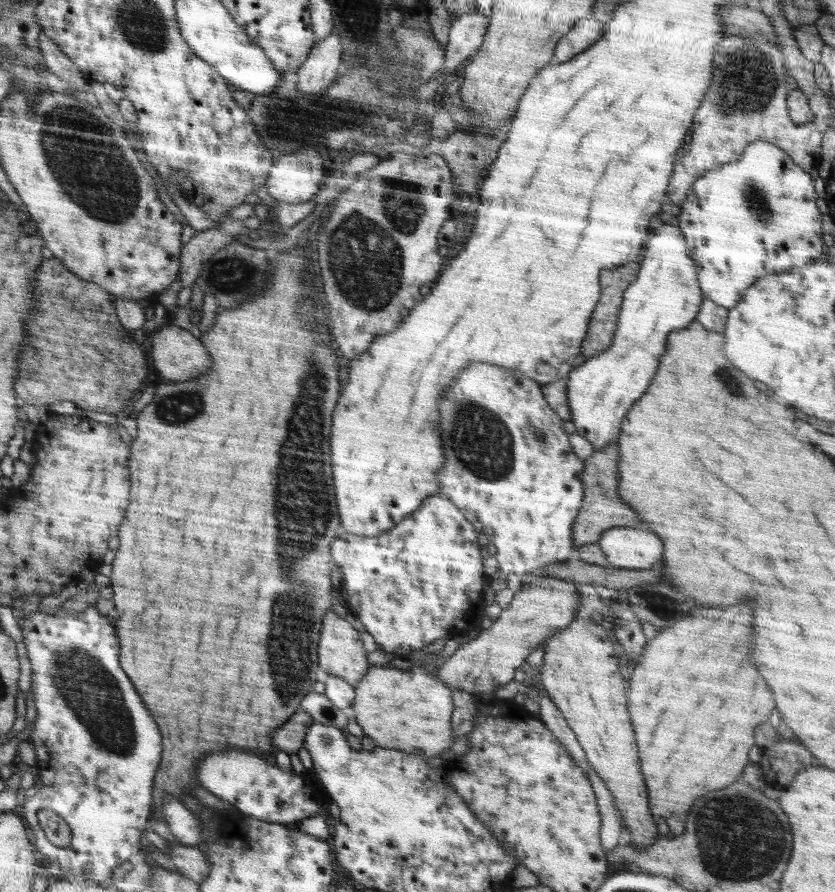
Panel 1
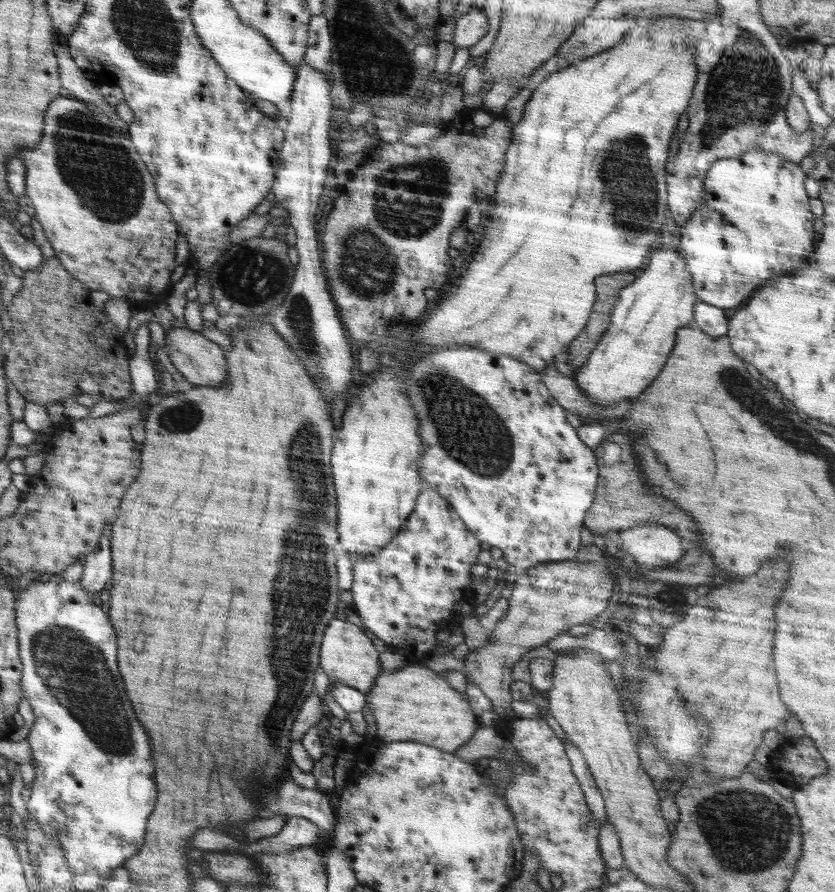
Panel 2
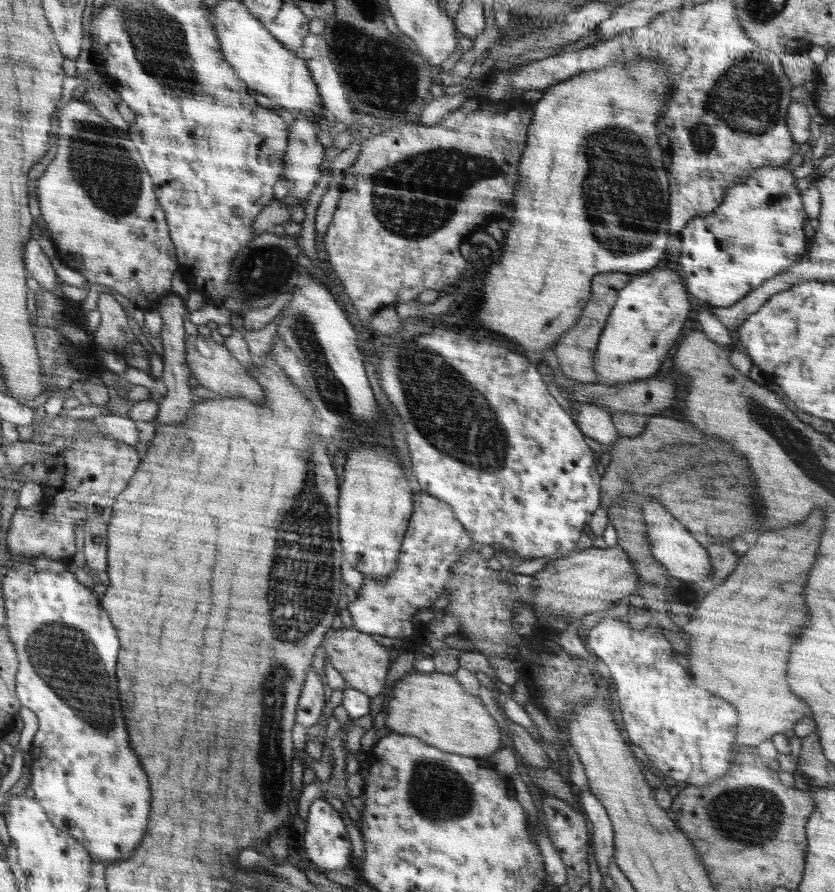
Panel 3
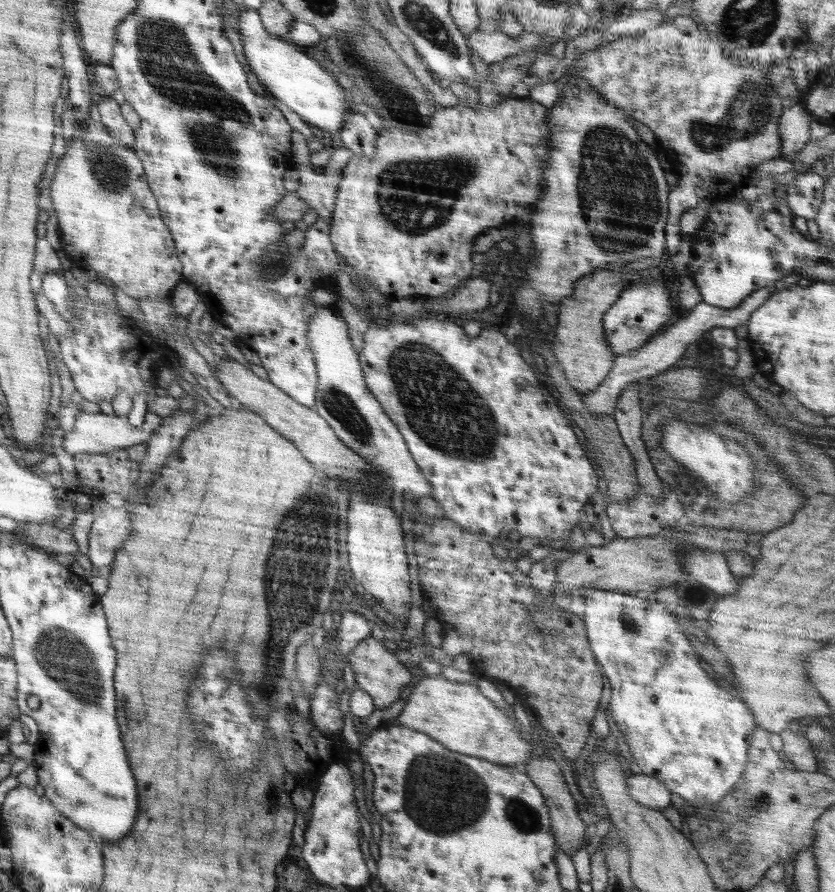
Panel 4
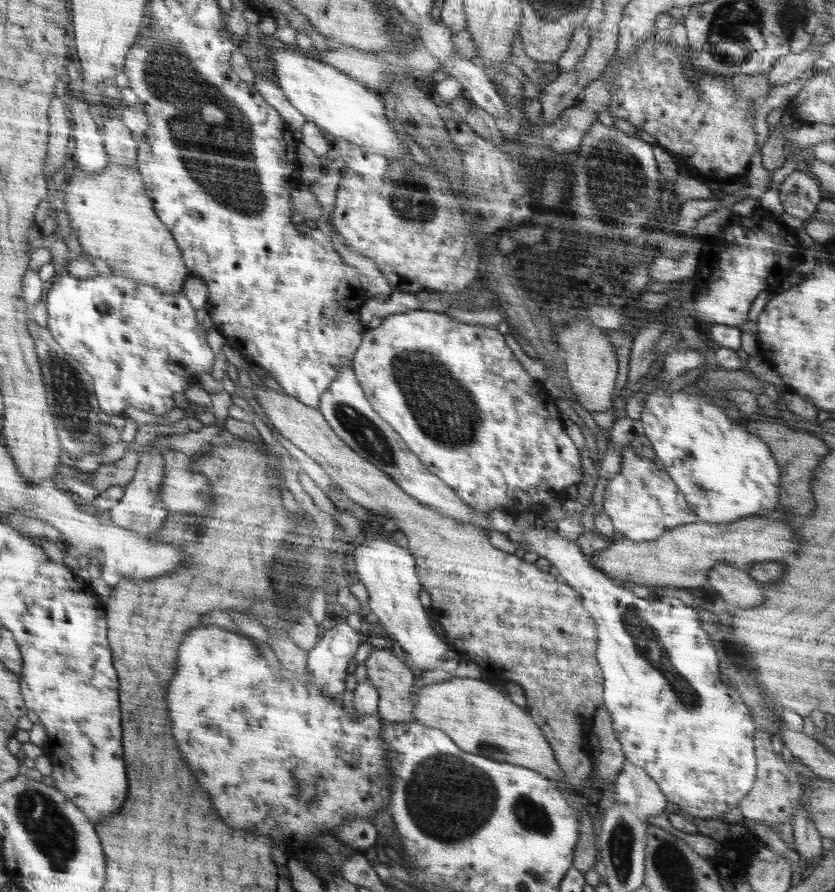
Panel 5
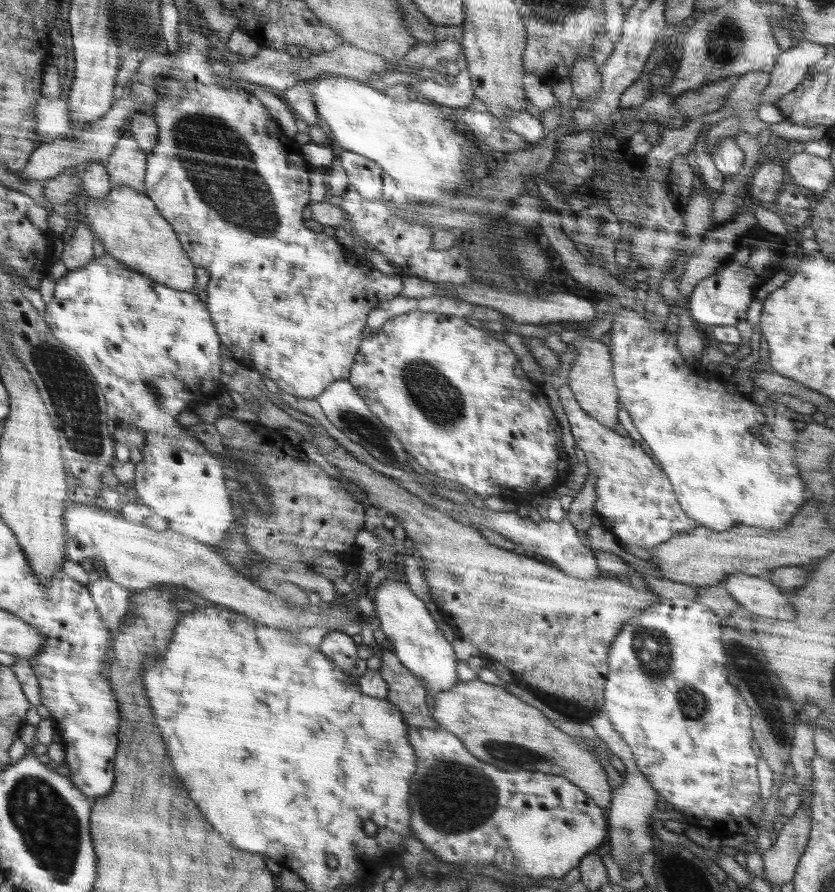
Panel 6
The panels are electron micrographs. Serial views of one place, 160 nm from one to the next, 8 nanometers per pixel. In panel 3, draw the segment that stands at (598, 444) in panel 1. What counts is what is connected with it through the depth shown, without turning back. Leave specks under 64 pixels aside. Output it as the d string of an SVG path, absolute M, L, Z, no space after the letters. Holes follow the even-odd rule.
M652 269L618 291L594 357L593 369L600 382L626 384L657 374L660 365L670 358L668 351L690 312L684 285L677 271Z

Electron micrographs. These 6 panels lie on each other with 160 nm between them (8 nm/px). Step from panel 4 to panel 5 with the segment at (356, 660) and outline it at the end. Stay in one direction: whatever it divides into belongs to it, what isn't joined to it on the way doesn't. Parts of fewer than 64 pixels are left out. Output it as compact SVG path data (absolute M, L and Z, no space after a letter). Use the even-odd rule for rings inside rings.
M373 647L370 656L364 662L366 665L366 678L374 685L380 700L377 713L390 723L414 722L413 708L418 703L417 691L414 689L414 679L418 675L413 667L405 661L397 650L391 648Z

